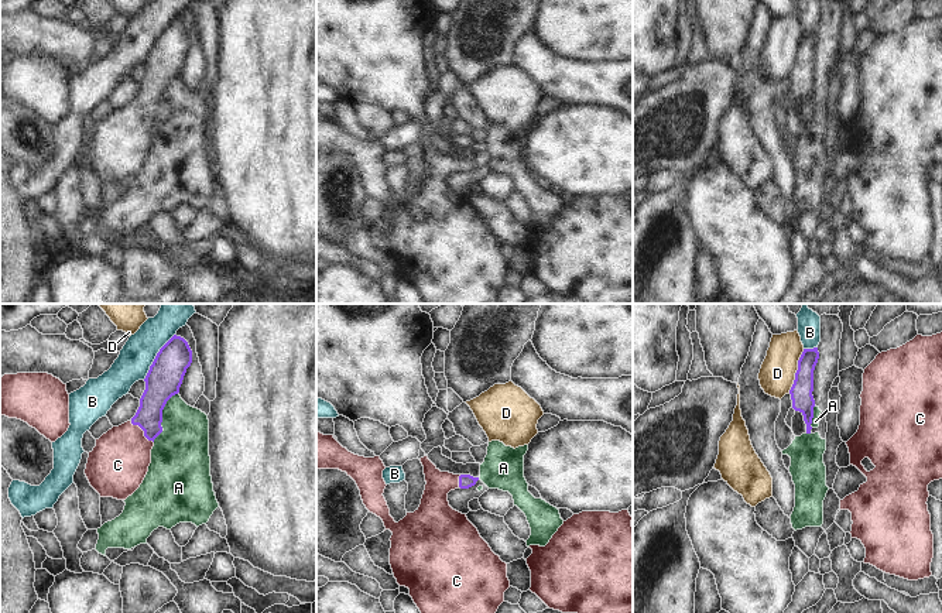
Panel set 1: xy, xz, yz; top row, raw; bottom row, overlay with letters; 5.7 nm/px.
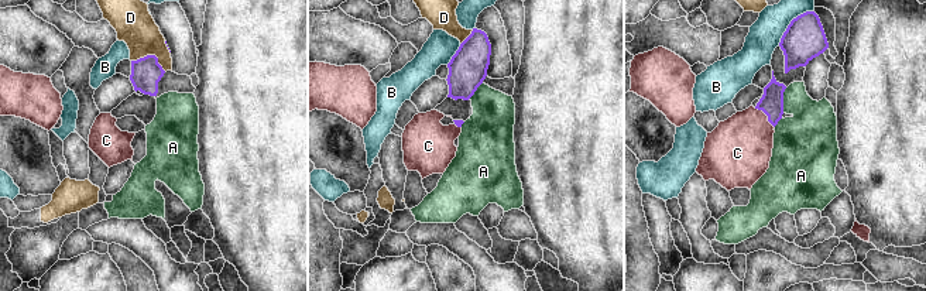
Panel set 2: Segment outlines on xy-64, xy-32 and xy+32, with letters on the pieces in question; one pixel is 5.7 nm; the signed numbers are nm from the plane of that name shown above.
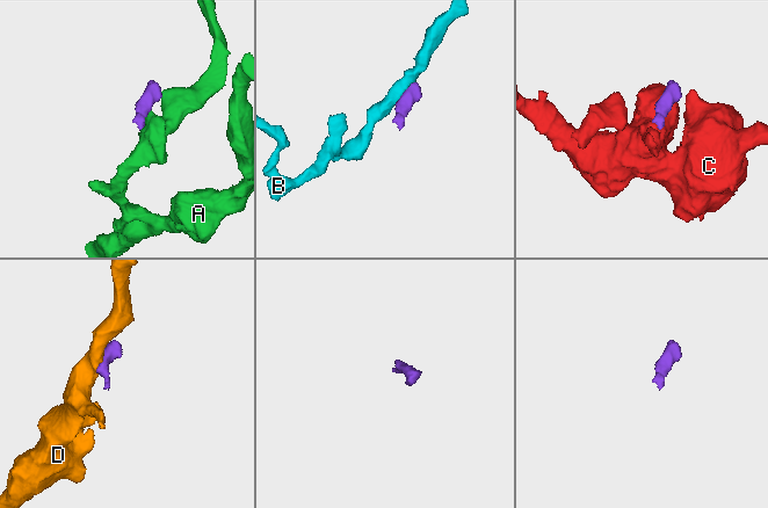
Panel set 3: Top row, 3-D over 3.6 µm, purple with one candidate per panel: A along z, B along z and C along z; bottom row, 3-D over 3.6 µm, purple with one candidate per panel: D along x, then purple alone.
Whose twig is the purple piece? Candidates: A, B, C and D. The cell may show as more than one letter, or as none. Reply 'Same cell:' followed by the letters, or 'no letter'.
Same cell: C

